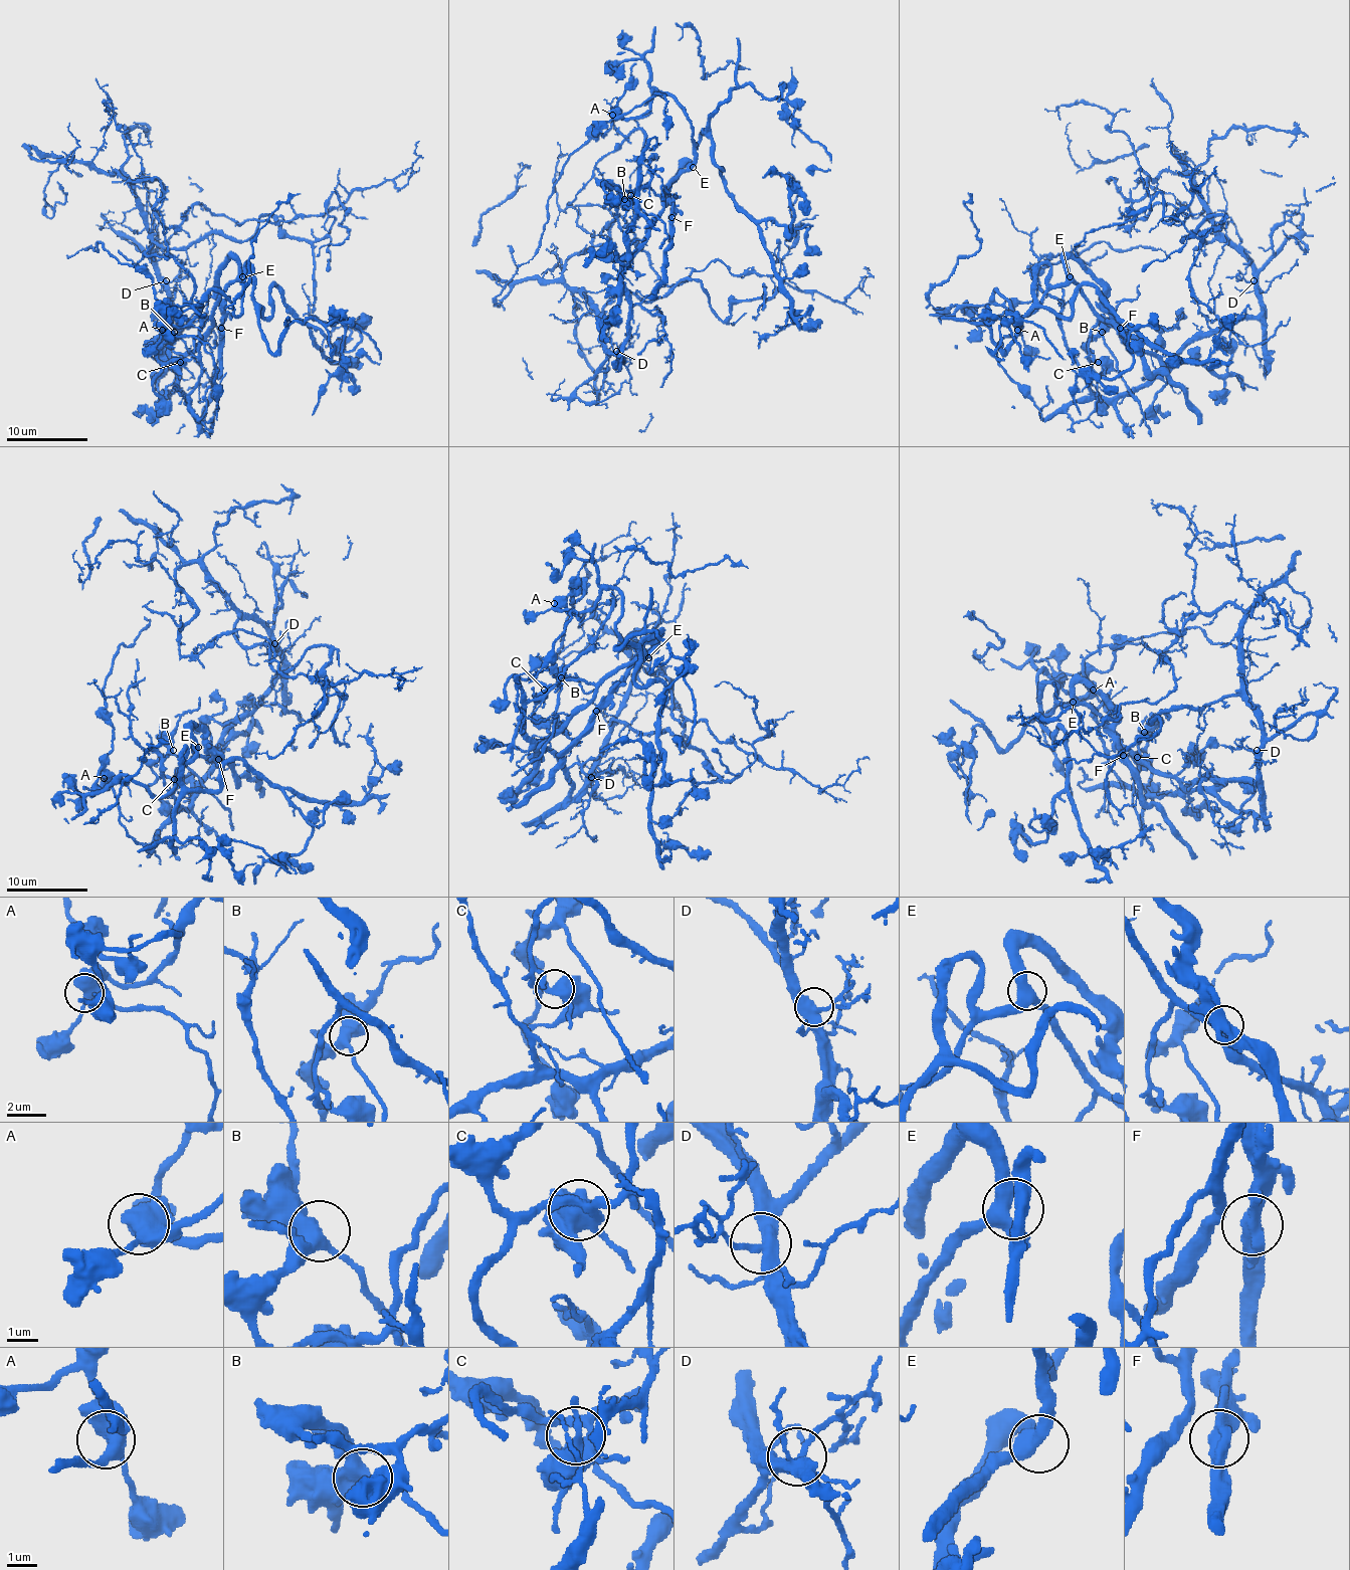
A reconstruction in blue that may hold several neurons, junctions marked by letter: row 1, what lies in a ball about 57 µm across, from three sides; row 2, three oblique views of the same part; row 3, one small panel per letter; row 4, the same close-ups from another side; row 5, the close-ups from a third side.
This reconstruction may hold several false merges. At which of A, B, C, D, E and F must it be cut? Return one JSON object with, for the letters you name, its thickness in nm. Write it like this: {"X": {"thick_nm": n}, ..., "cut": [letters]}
{"cut": []}

